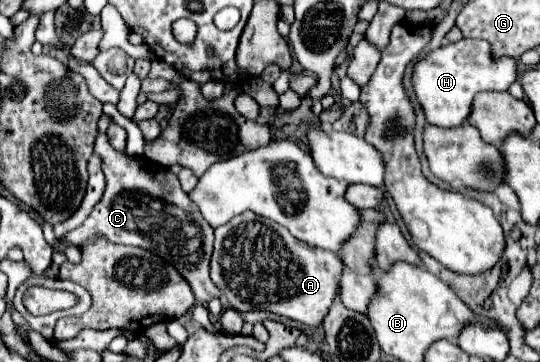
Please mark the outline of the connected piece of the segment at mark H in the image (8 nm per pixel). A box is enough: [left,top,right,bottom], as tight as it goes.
[413,40,517,128]

